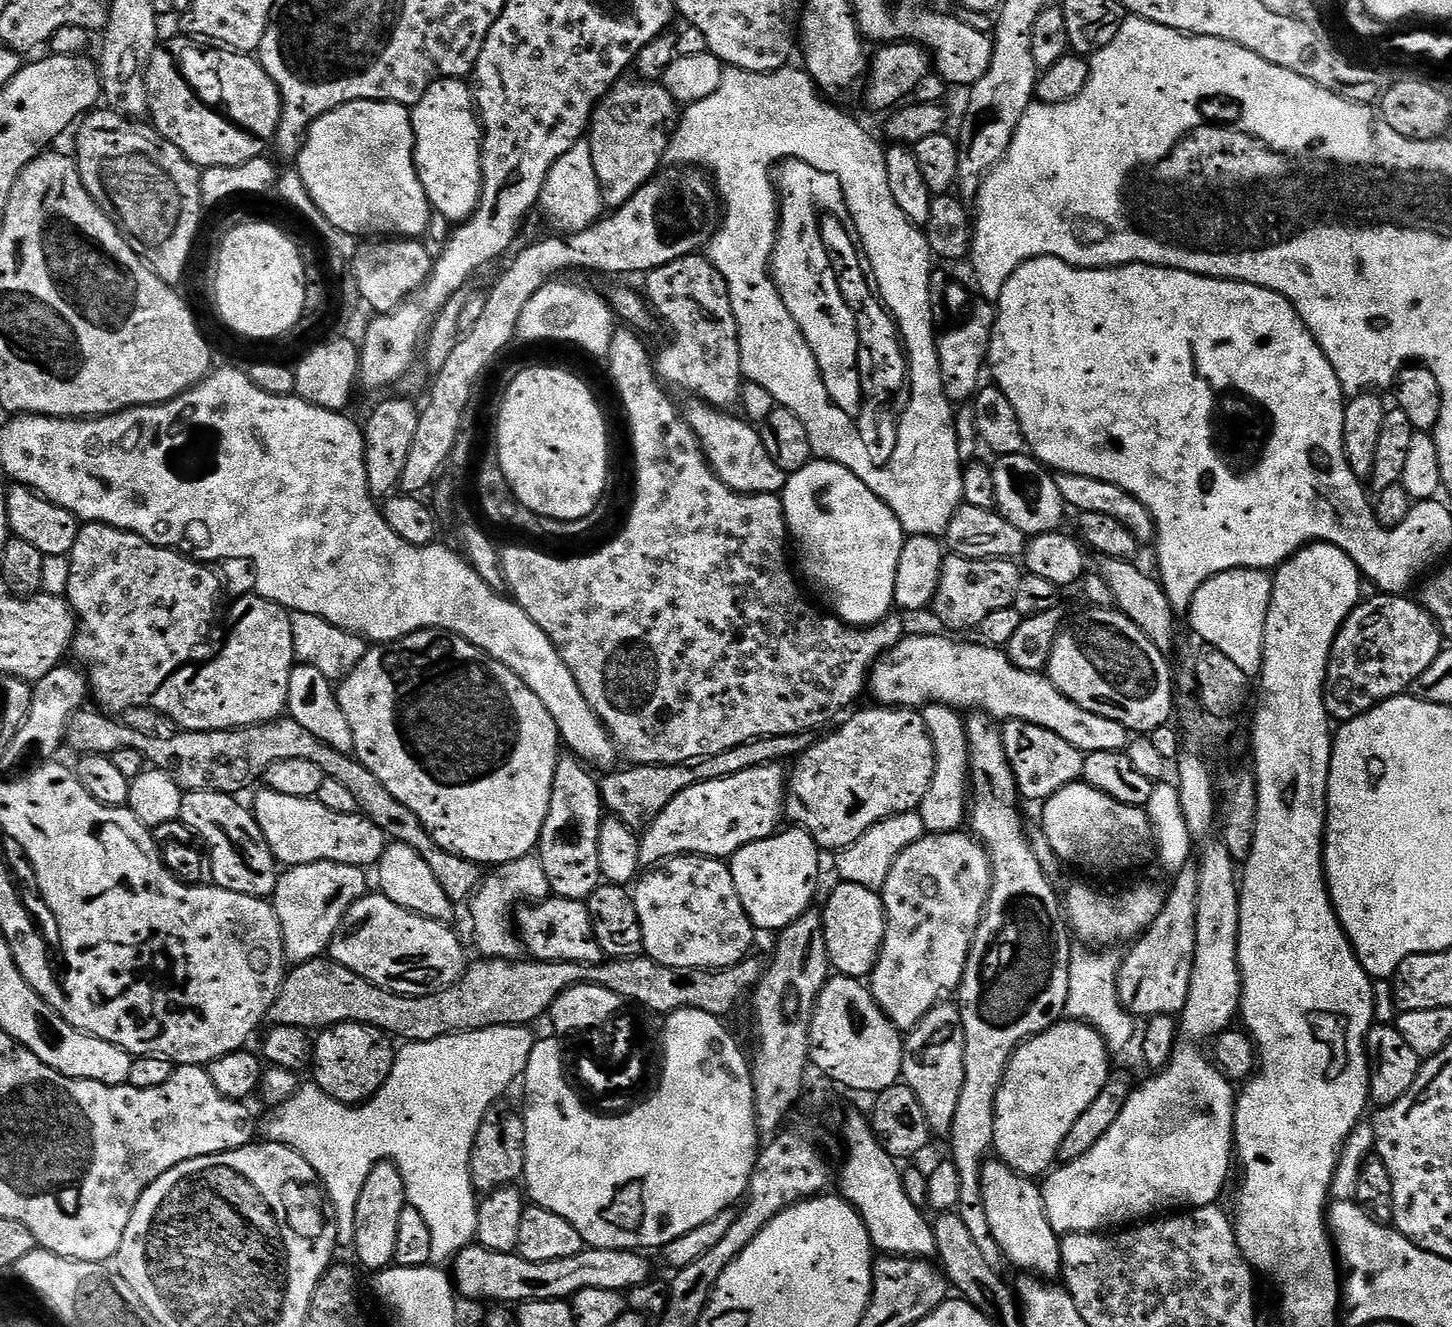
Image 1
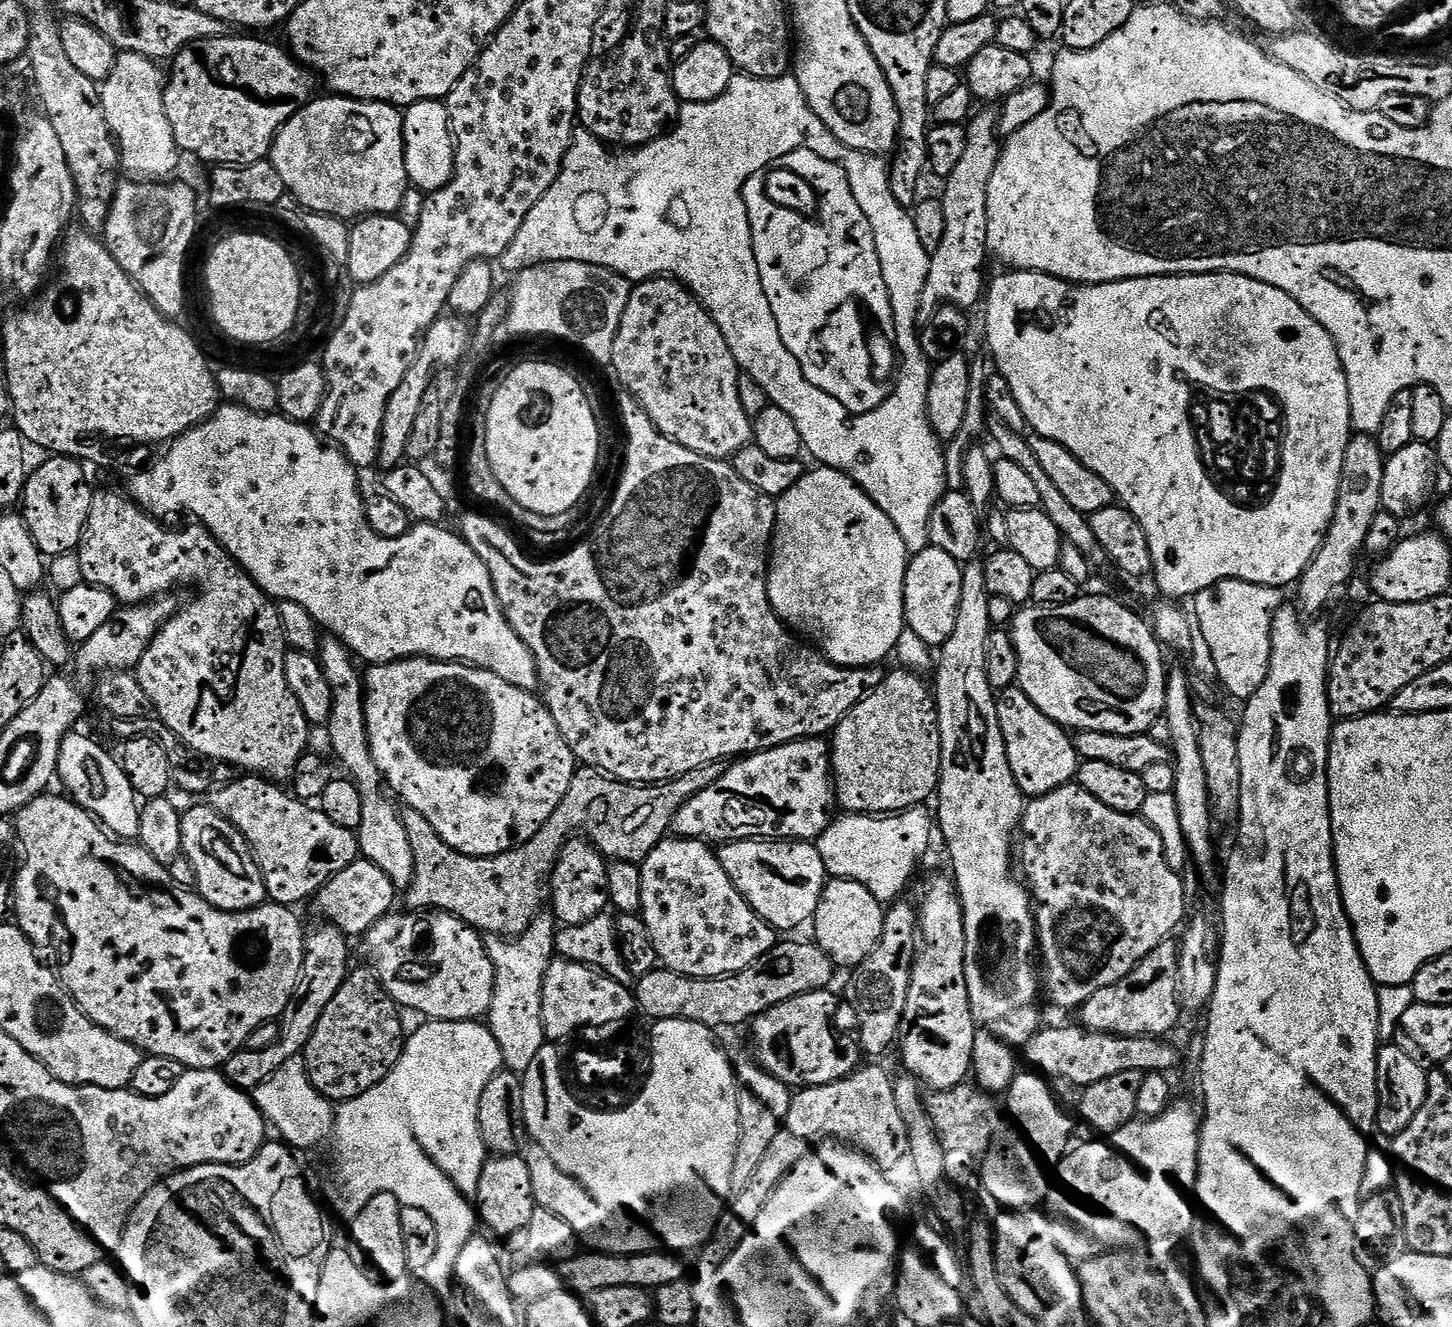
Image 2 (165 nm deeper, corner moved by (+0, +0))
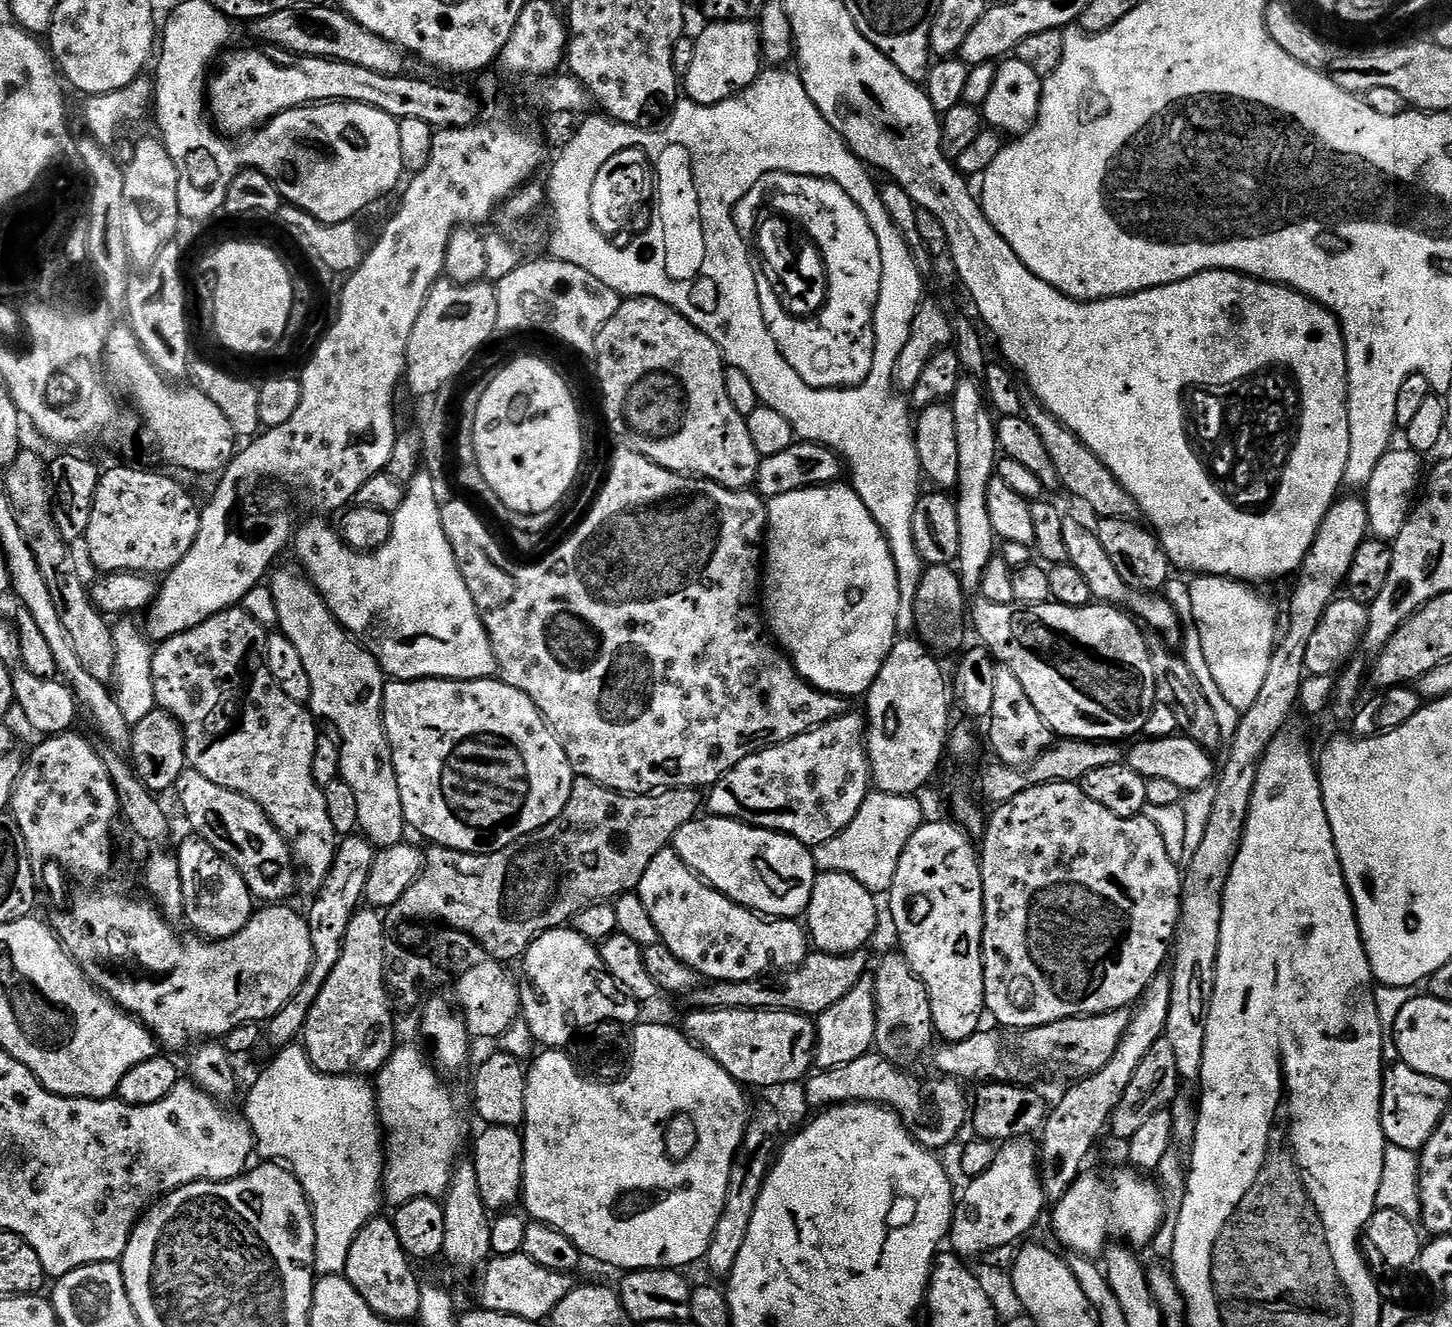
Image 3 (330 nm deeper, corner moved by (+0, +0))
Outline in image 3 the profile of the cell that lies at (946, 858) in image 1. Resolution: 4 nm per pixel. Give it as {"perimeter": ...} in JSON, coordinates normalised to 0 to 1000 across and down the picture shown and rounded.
{"perimeter":[[[595,735],[572,761],[561,766],[562,770],[562,800],[561,804],[565,806],[579,805],[591,797],[598,795],[603,786],[603,742],[600,735]]]}

